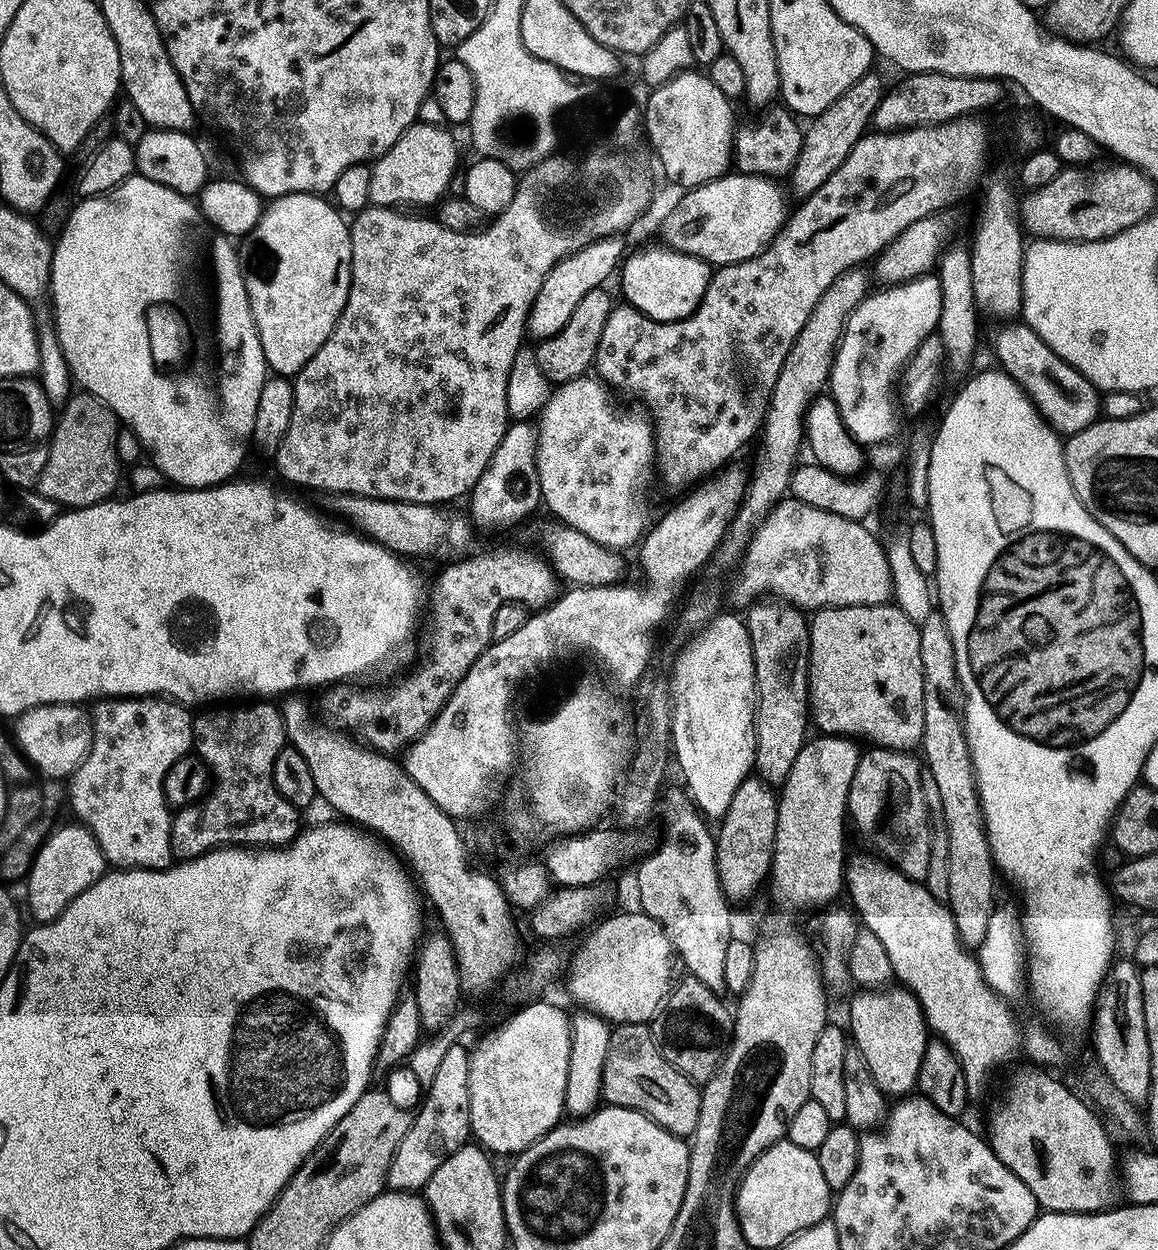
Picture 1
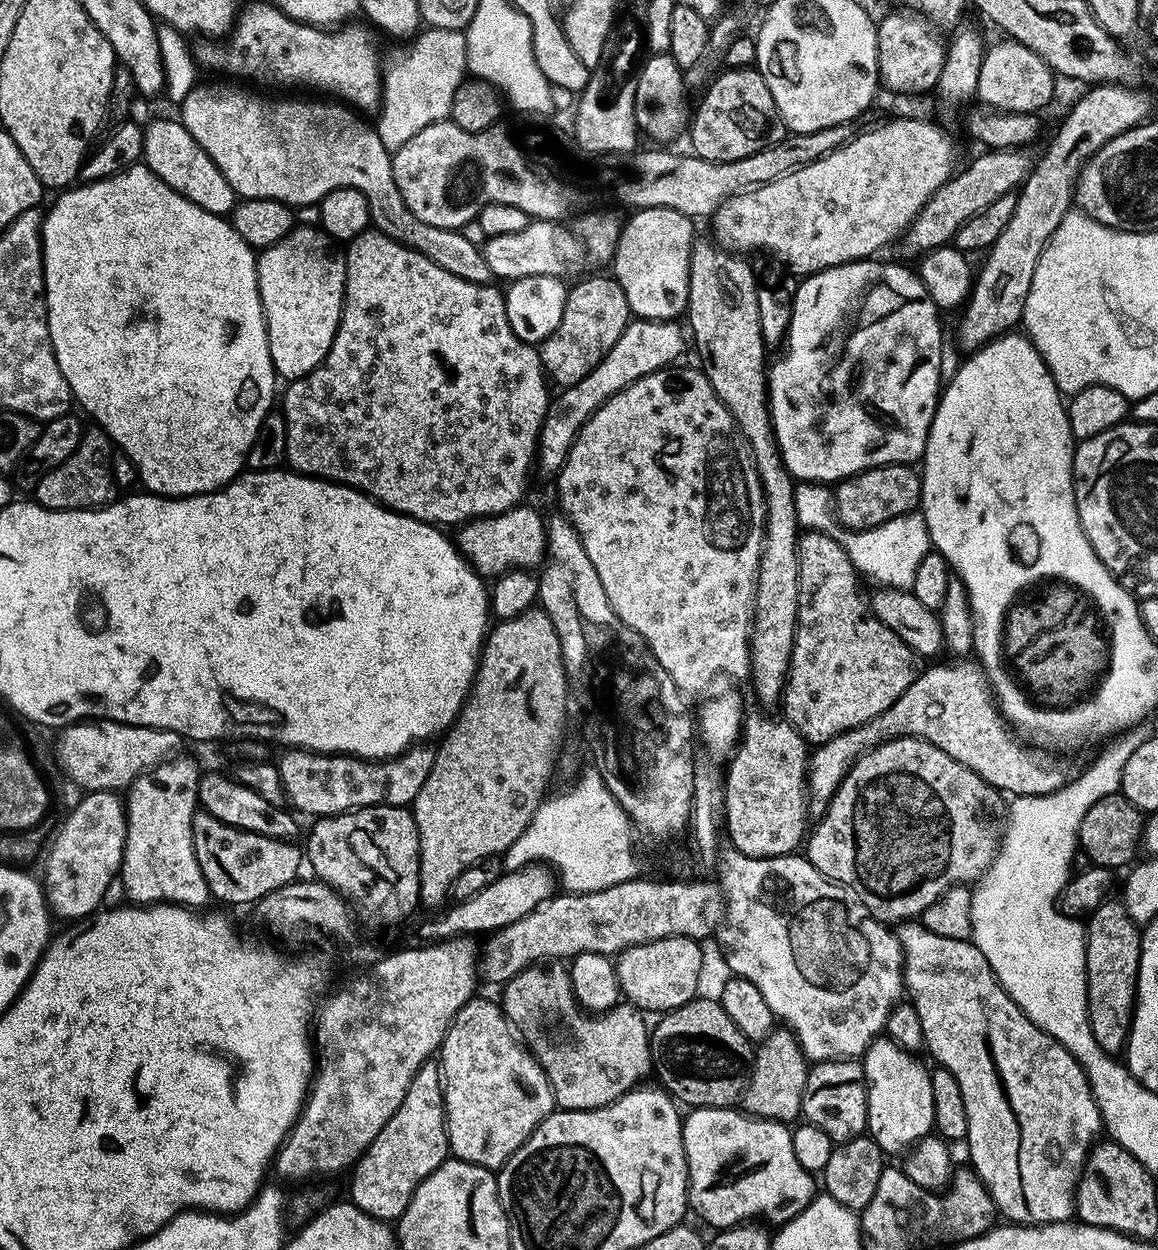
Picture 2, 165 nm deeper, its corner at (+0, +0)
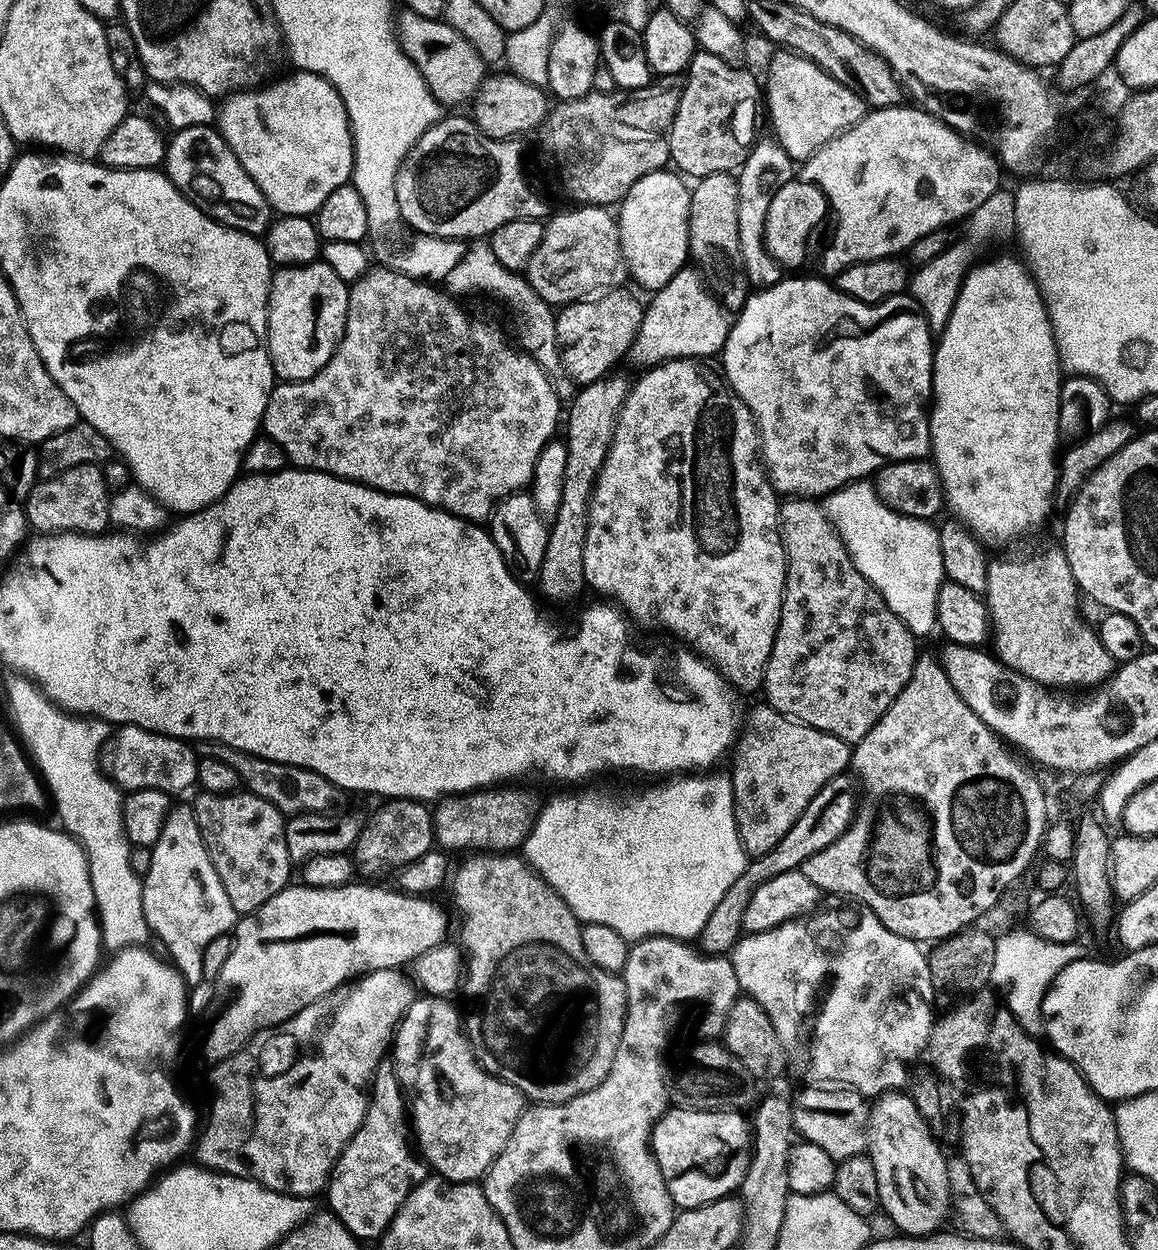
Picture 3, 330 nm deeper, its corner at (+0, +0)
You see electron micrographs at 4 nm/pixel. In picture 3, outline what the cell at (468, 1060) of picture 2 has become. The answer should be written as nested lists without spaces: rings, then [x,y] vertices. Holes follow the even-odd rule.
[[[427,994],[413,999],[396,1032],[395,1067],[402,1073],[403,1083],[412,1084],[416,1095],[413,1100],[411,1097],[410,1106],[415,1135],[420,1135],[425,1148],[423,1157],[436,1167],[437,1177],[467,1184],[479,1181],[504,1153],[526,1111],[526,1097],[499,1075],[491,1076],[476,1061],[472,1044],[460,1025],[460,1012],[450,1001]]]

